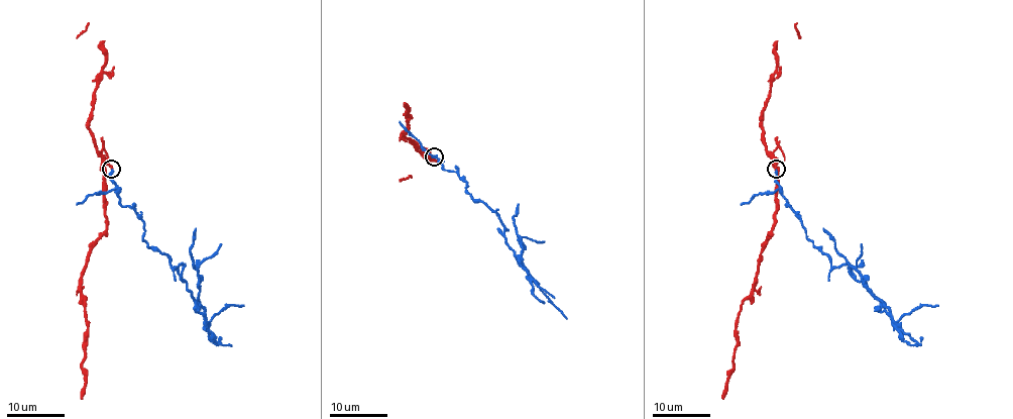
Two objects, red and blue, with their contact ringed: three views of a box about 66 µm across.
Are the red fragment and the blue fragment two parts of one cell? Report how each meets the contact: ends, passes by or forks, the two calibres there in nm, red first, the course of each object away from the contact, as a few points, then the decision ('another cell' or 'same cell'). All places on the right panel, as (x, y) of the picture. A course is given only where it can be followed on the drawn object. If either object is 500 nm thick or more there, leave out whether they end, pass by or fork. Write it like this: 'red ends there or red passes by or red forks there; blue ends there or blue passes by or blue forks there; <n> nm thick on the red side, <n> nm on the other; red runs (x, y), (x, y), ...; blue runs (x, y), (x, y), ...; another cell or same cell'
red ends there; blue ends there; 160 nm thick on the red side, 200 nm on the other; red runs (776, 169), (773, 163), (772, 233), (759, 255), (753, 292), (738, 319), (733, 371), (721, 398); blue runs (776, 170), (779, 193), (807, 238), (832, 266), (848, 266), (881, 300), (823, 228); another cell

